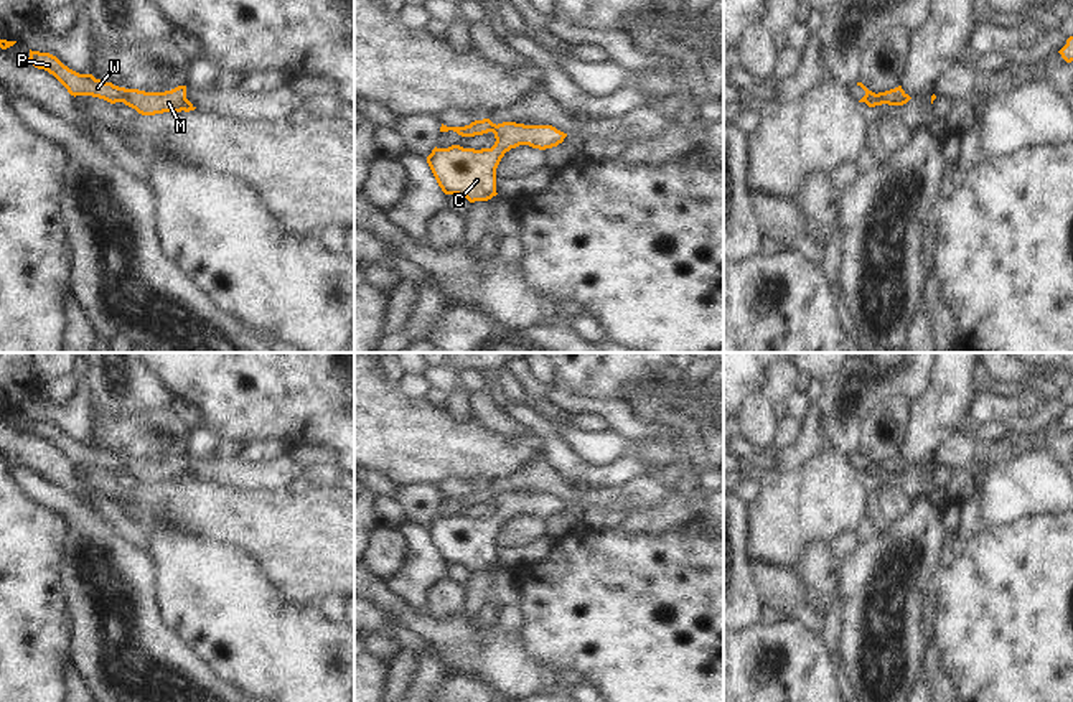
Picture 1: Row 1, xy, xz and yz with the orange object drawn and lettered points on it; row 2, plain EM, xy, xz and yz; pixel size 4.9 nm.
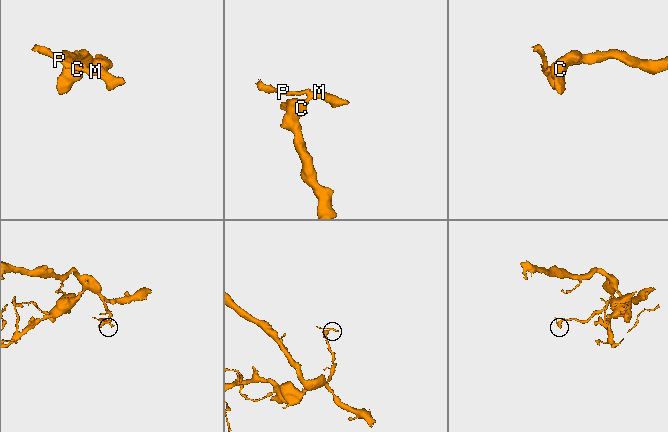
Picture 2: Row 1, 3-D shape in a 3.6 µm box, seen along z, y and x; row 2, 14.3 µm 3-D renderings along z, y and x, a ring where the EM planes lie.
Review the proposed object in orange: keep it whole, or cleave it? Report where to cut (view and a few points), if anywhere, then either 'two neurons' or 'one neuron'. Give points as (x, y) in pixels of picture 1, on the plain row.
cut xy (129, 458), (121, 470); two neurons

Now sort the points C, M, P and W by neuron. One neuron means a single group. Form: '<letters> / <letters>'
C M / P W

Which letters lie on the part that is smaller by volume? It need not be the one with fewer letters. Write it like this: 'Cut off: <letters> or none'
Cut off: P, W

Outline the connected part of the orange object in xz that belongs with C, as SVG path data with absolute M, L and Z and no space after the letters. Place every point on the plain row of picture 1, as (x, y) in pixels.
M503 491L494 496L491 517L433 517L427 532L445 564L458 564L470 572L496 565L496 537L506 521L519 514L546 519L564 511L567 503L552 494Z

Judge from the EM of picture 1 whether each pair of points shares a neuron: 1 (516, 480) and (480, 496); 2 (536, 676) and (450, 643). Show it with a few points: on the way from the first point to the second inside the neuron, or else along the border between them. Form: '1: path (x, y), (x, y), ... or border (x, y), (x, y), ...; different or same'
1: path (508, 483), (488, 493); same
2: path (515, 673), (501, 661), (490, 661), (472, 655); same

